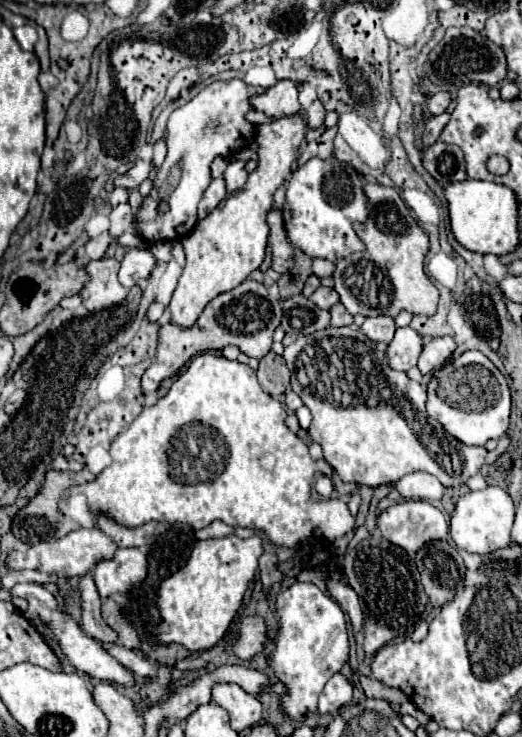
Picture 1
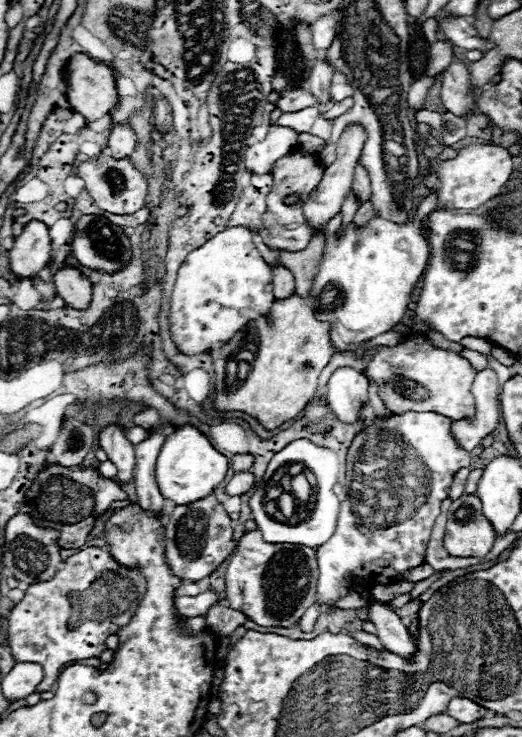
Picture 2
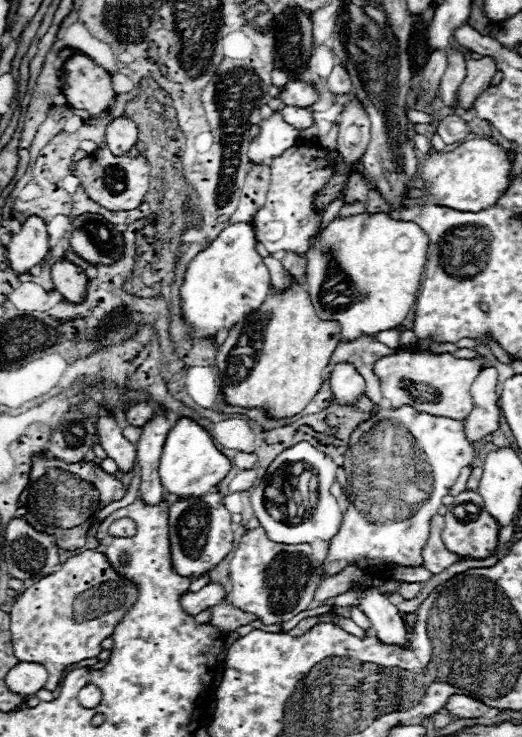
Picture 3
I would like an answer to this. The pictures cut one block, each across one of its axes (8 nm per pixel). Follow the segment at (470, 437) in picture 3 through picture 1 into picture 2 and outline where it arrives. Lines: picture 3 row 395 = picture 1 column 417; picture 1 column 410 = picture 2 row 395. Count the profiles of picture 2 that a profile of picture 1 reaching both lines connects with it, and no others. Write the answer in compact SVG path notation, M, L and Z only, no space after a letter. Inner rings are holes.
M478 374L472 384L472 396L476 400L476 414L472 420L458 420L452 426L456 440L462 448L474 450L480 440L498 428L500 420L500 390L496 388L496 374Z

